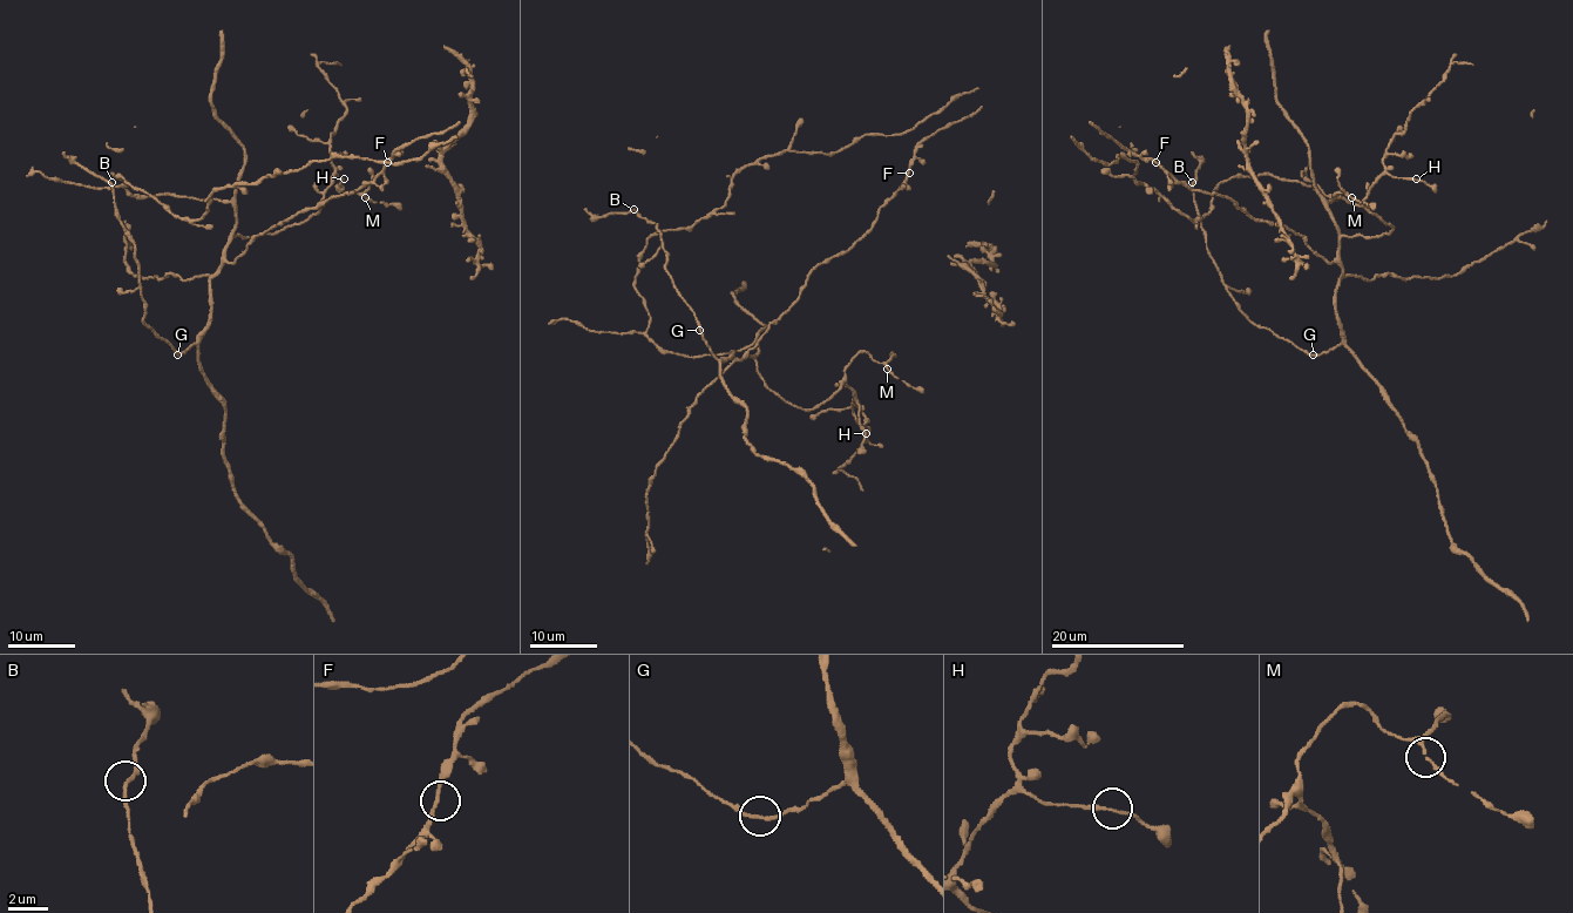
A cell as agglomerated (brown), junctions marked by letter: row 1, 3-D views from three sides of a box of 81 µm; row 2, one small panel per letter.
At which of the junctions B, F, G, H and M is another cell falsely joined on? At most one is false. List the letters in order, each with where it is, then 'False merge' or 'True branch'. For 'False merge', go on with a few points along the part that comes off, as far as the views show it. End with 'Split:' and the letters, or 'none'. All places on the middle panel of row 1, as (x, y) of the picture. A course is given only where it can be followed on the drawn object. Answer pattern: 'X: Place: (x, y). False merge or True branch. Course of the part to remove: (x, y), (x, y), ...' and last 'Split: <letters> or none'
B: Place: (634, 209). True branch
F: Place: (909, 173). True branch
G: Place: (699, 330). True branch
H: Place: (866, 433). True branch
M: Place: (887, 369). True branch
Split: none

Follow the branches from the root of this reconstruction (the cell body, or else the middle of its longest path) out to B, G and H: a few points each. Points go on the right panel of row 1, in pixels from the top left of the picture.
B: (1337, 197), (1328, 210), (1337, 231), (1341, 343), (1308, 354), (1239, 308), (1206, 245), (1192, 182)
G: (1337, 197), (1328, 202), (1328, 210), (1337, 231), (1341, 276), (1336, 319), (1341, 343), (1313, 354)
H: (1337, 197), (1328, 210), (1340, 234), (1378, 237), (1391, 225), (1368, 209), (1367, 193), (1383, 174), (1416, 178)

